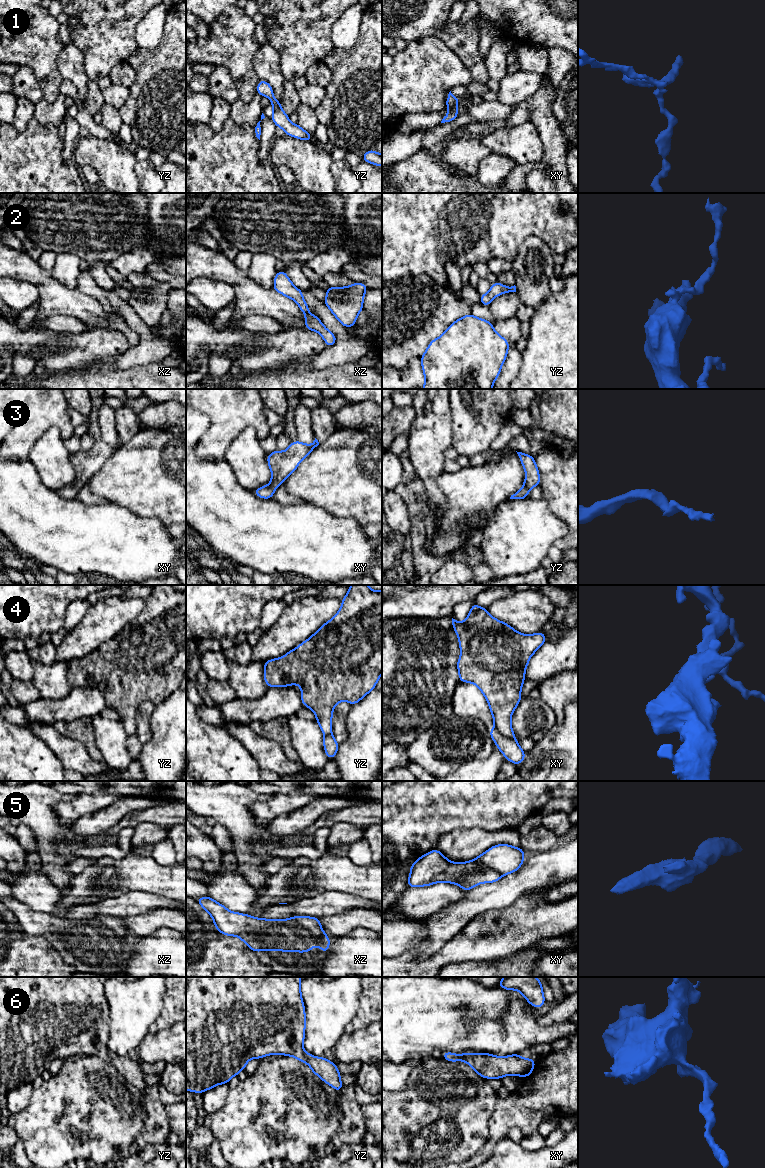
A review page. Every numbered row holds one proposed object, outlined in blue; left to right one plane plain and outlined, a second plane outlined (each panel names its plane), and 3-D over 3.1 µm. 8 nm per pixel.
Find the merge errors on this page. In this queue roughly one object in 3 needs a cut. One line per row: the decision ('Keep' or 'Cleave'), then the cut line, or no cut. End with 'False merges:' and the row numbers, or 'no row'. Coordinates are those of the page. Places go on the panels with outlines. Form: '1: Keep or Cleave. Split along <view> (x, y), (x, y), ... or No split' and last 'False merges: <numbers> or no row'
1: Keep. No split
2: Keep. No split
3: Keep. No split
4: Cleave. Split along xy (495, 726), (501, 734), (514, 738)
5: Cleave. Split along xy (473, 860), (496, 870), (502, 875)
6: Keep. No split
False merges: 4, 5

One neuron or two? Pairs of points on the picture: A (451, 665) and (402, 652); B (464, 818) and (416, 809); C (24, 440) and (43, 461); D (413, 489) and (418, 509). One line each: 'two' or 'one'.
A: one
B: one
C: two
D: one

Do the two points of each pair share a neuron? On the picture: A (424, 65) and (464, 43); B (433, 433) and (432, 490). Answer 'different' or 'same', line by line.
A: different
B: same

